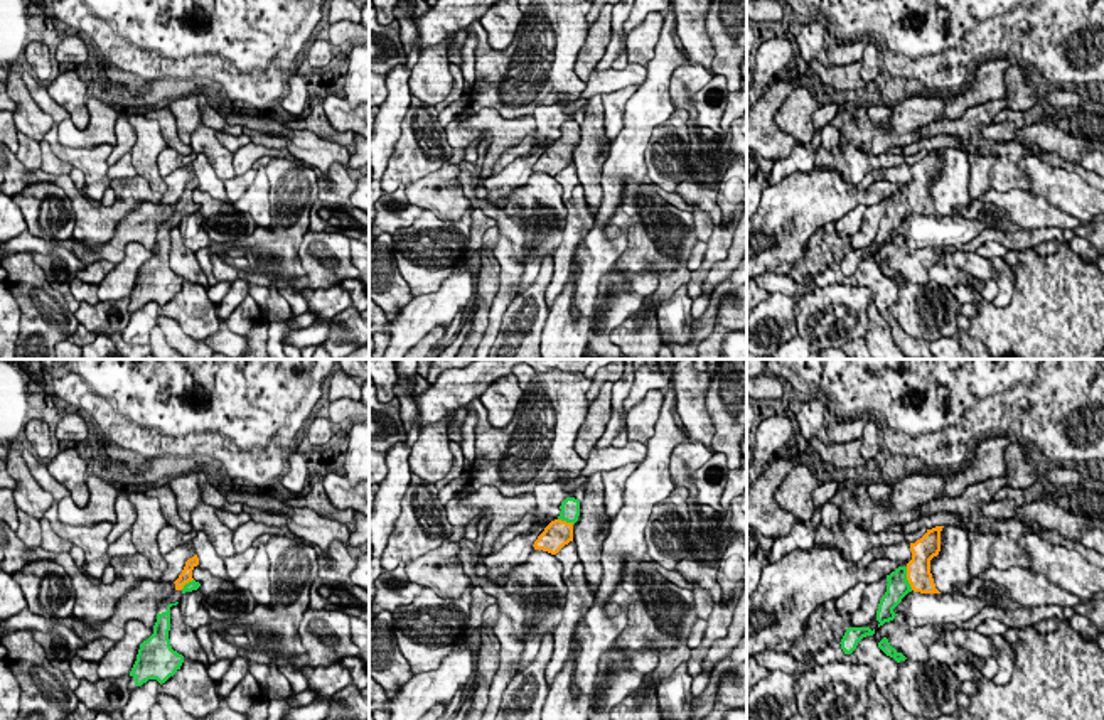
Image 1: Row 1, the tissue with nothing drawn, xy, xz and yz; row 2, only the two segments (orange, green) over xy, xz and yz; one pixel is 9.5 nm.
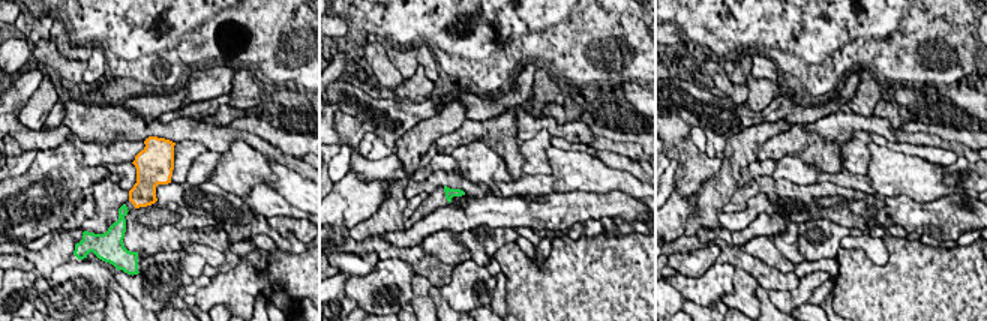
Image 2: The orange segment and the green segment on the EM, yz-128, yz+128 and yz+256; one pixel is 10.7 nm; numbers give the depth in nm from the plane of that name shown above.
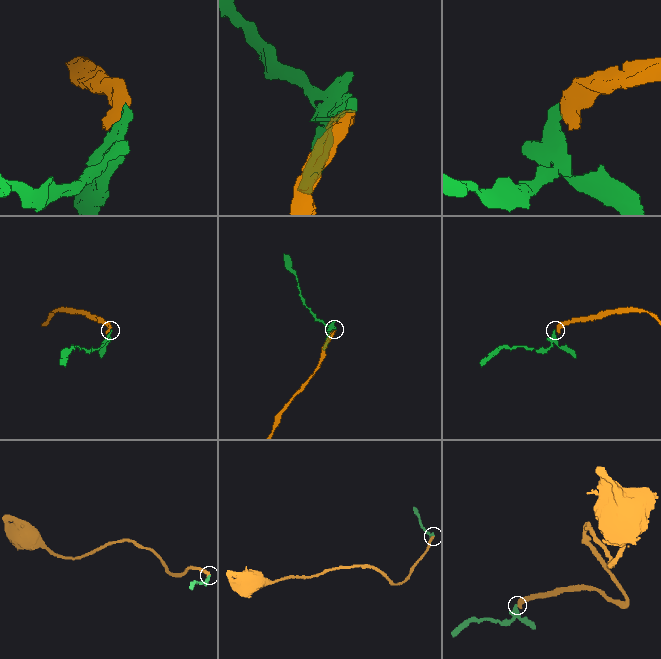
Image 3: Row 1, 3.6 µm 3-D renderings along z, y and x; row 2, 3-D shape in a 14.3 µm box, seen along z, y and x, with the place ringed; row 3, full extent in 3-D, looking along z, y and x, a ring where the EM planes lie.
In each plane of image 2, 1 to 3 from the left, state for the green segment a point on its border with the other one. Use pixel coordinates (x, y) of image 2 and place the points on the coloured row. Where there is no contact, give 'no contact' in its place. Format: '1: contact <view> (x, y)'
1: no contact
2: no contact
3: no contact

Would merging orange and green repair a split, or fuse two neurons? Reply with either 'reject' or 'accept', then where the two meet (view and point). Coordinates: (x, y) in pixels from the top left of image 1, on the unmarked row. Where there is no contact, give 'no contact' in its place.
accept | yz (907, 201)

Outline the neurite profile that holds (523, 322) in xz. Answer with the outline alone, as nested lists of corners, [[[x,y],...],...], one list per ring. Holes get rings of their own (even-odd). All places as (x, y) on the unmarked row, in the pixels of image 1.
[[[544,256],[536,280],[506,310],[490,359],[541,359],[541,334],[548,317],[546,287],[553,278],[553,256]]]

